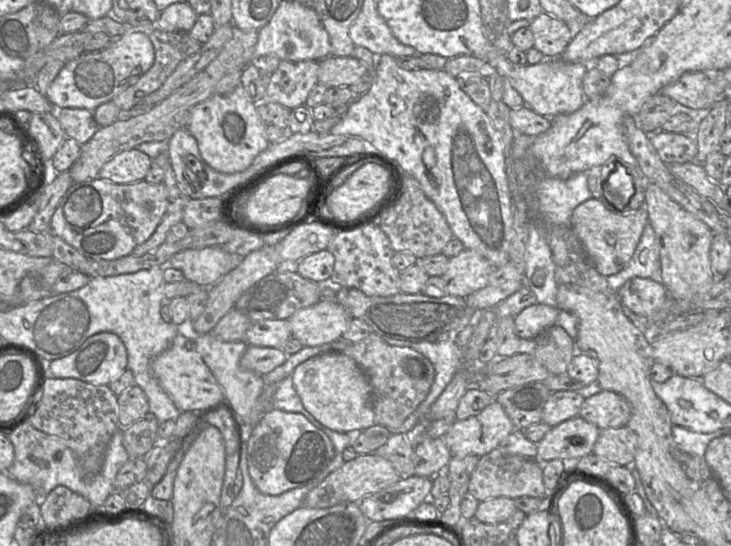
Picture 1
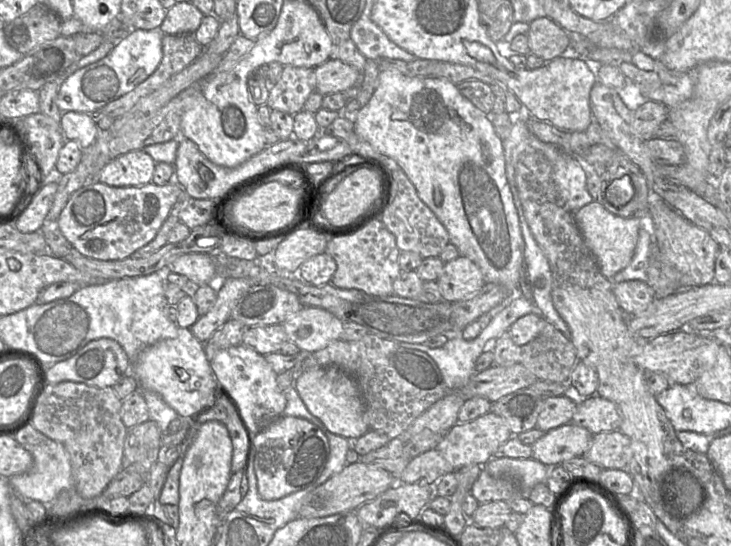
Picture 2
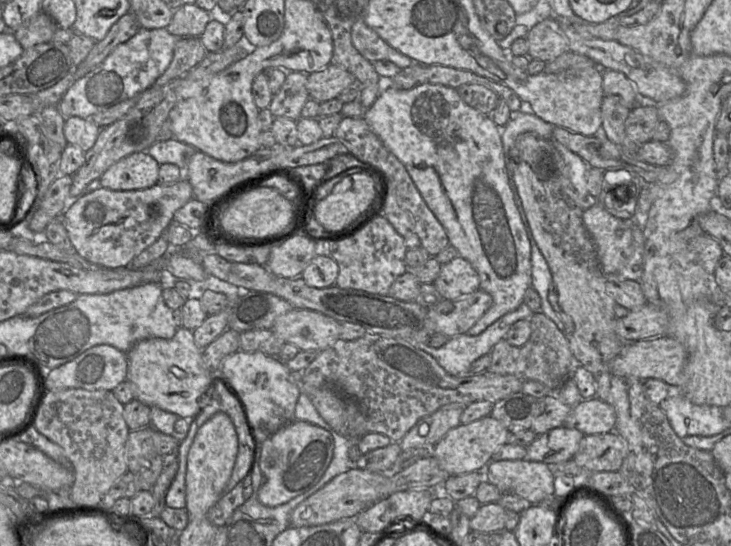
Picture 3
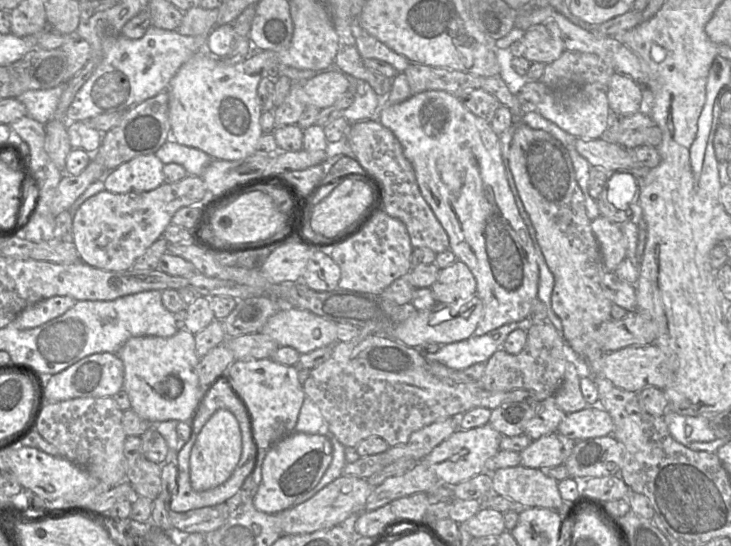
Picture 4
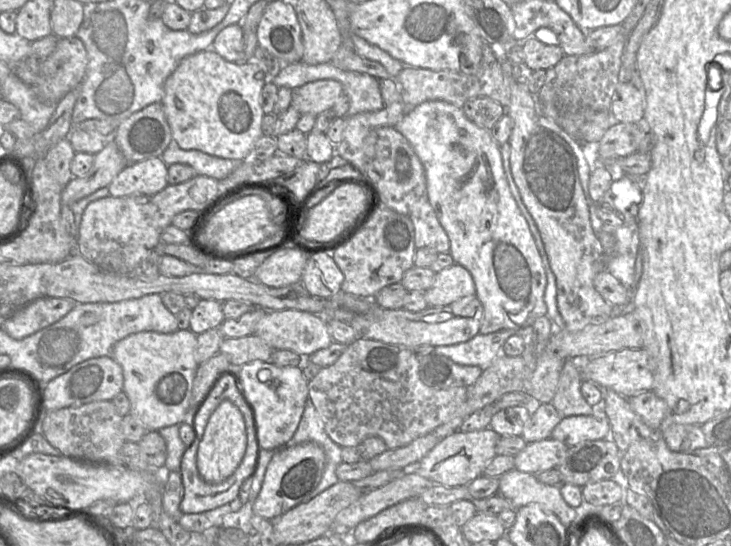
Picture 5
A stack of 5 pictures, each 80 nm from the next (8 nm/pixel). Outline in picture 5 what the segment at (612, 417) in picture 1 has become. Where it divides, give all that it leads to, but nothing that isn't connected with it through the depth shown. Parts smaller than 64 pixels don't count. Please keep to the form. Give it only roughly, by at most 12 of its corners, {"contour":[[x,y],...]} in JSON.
{"contour":[[563,417],[551,437],[573,447],[610,438],[608,418]]}

